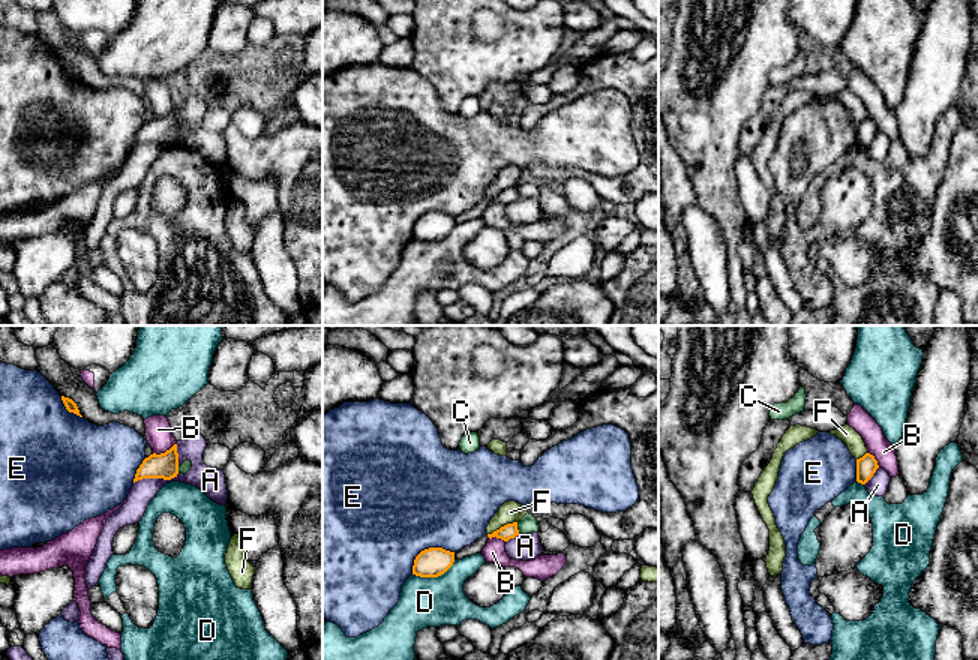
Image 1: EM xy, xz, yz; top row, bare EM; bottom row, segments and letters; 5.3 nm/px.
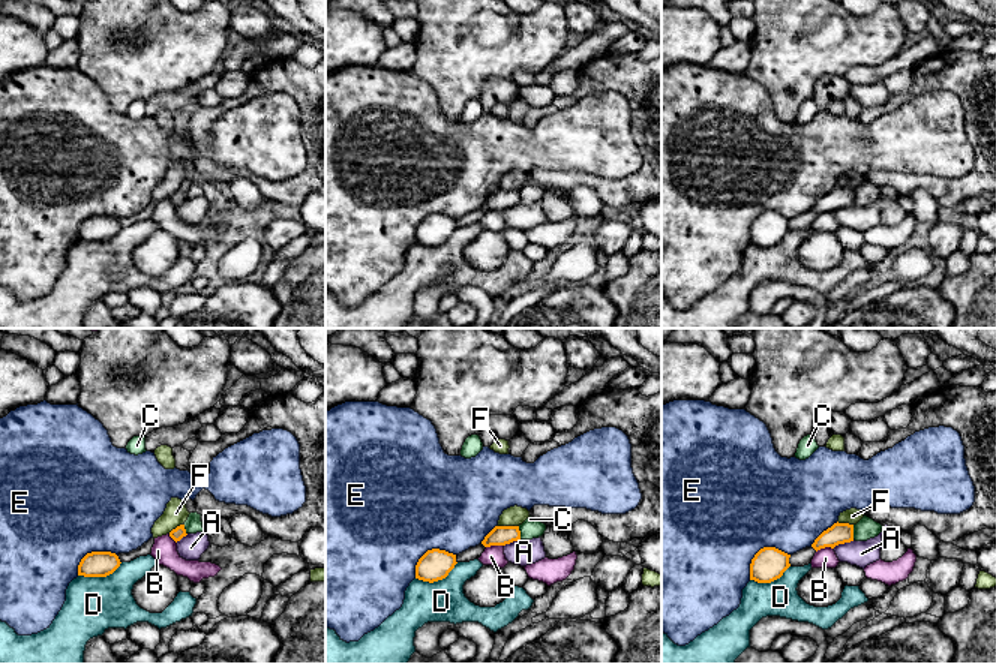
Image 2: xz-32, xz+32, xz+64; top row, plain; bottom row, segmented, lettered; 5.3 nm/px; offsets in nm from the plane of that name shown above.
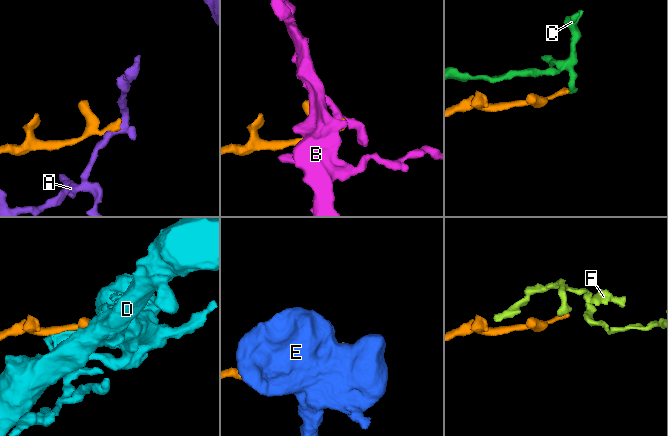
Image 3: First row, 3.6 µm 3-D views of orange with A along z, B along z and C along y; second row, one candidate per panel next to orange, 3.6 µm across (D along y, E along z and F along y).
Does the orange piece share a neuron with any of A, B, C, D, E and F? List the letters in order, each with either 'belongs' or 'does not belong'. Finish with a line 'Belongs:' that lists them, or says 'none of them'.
A: does not belong
B: does not belong
C: does not belong
D: does not belong
E: does not belong
F: does not belong
Belongs: none of them

